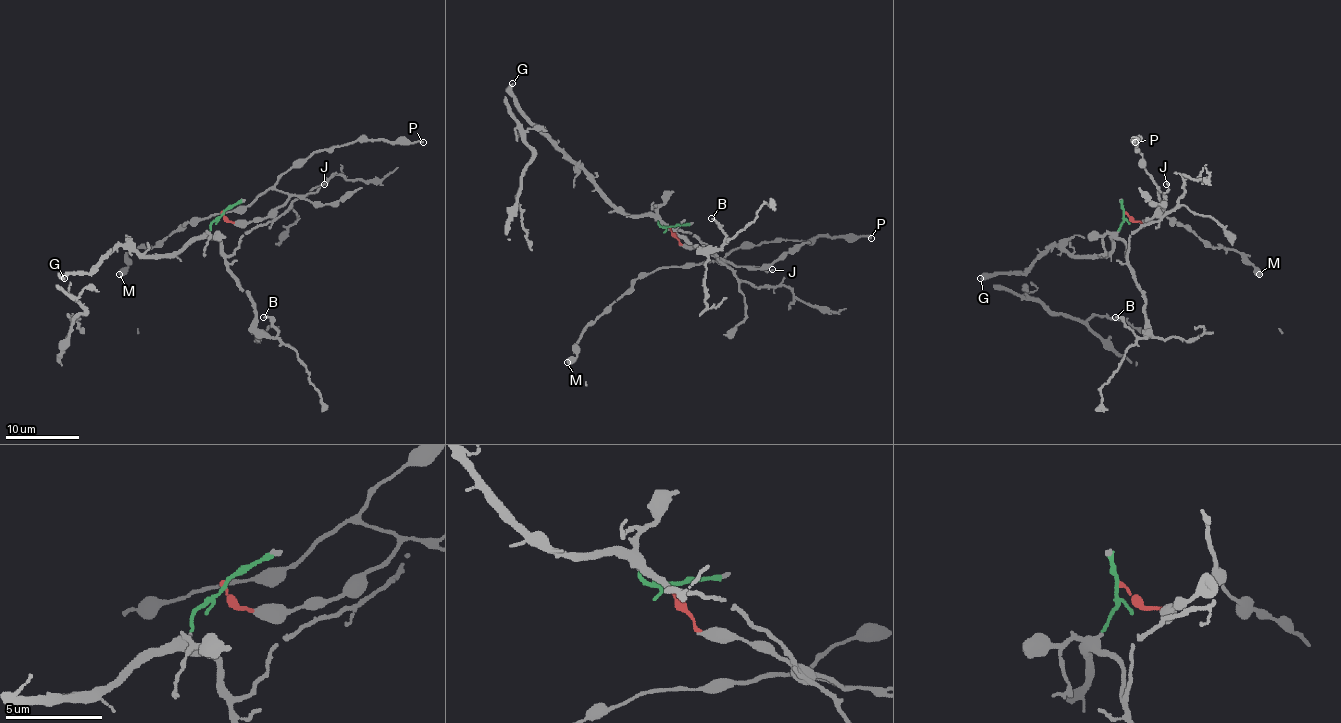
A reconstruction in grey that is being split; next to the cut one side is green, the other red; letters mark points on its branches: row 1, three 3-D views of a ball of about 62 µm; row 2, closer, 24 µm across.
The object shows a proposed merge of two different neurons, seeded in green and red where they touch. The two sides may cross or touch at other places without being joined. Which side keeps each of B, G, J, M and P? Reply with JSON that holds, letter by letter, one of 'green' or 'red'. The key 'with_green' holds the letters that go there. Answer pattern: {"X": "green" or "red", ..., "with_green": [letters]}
{"B": "green", "G": "green", "J": "red", "M": "red", "P": "red", "with_green": ["B", "G"]}

